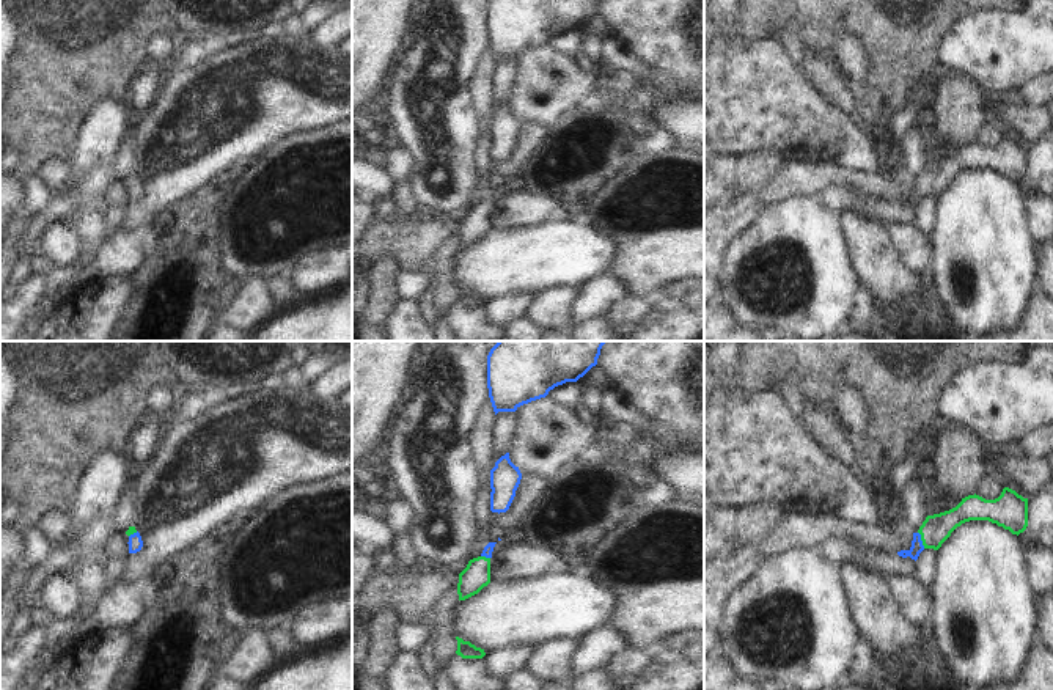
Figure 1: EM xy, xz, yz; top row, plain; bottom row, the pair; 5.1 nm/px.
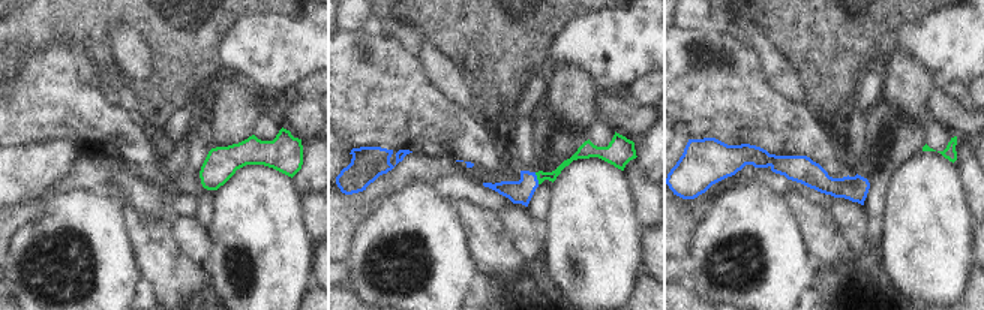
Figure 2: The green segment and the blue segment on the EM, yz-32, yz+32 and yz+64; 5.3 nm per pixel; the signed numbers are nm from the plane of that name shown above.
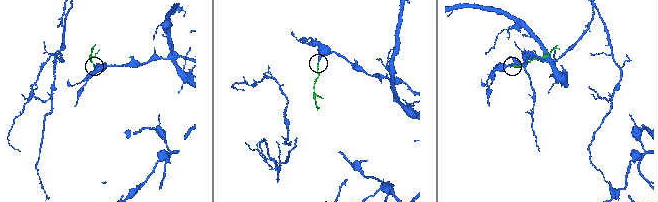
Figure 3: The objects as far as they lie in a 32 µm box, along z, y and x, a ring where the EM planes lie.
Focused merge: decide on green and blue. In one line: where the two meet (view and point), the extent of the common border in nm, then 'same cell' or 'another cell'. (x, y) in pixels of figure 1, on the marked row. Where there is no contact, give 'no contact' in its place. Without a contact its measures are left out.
yz (921, 539) | 90 nm | same cell

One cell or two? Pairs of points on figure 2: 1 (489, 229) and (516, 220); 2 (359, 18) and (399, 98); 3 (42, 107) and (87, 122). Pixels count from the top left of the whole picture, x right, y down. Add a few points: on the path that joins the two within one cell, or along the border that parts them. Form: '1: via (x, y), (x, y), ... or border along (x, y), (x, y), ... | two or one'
1: border along (497, 213), (506, 235), (521, 255) | two
2: border along (368, 26), (359, 30), (344, 30) | two
3: via (53, 107), (77, 111) | one

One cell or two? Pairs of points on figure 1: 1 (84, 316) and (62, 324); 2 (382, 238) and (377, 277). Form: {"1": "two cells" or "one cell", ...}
{"1": "one cell", "2": "two cells"}

